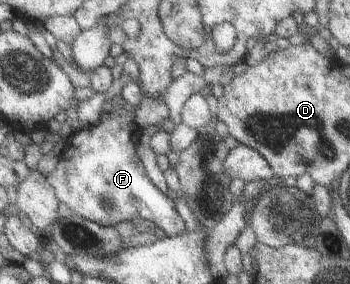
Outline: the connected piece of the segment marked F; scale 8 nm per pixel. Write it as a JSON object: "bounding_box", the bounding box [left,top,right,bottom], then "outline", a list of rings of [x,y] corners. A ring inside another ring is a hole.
{"bounding_box":[46,103,186,237],"outline":[[[116,103],[114,110],[111,113],[101,114],[101,119],[95,125],[89,125],[77,130],[67,139],[66,149],[60,156],[55,171],[51,171],[46,176],[47,182],[53,187],[58,203],[64,203],[73,215],[79,215],[85,220],[99,223],[101,226],[115,226],[123,221],[141,218],[153,221],[159,229],[163,229],[163,232],[168,237],[179,235],[179,233],[186,231],[185,221],[181,219],[179,213],[175,210],[173,200],[150,181],[143,163],[136,153],[140,139],[139,127],[137,127],[134,118],[135,114],[128,113],[121,106],[121,103]],[[103,197],[109,199],[109,203],[111,203],[109,209],[105,209],[101,205]]]}

